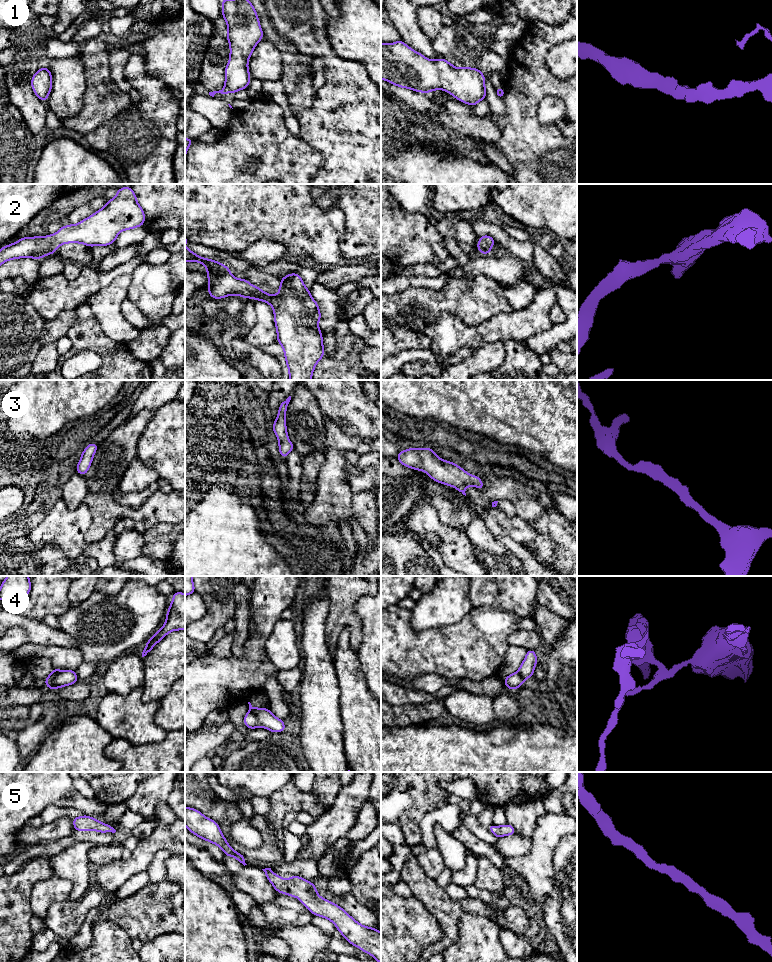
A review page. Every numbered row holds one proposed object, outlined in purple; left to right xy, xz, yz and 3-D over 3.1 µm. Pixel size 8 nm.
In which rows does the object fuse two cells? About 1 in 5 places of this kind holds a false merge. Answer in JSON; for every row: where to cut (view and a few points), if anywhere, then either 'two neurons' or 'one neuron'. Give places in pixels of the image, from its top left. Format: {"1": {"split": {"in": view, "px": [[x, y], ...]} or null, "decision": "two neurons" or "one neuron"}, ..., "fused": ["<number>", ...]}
{"1": {"split": null, "decision": "one neuron"}, "2": {"split": null, "decision": "one neuron"}, "3": {"split": null, "decision": "one neuron"}, "4": {"split": {"in": "xy", "px": [[60, 670], [53, 679], [53, 687], [51, 689]]}, "decision": "two neurons"}, "5": {"split": null, "decision": "one neuron"}, "fused": ["4"]}

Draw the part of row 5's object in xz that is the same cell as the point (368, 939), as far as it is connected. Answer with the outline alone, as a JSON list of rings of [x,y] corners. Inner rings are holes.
[[[271,868],[262,870],[277,892],[297,897],[315,916],[333,922],[349,943],[372,955],[376,962],[381,962],[381,932],[361,925],[340,906],[320,897],[310,881],[300,876],[290,876],[288,880],[284,880],[273,873]]]

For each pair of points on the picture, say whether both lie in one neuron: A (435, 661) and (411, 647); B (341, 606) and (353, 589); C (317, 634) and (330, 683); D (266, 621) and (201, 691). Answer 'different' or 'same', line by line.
A: same
B: same
C: same
D: same

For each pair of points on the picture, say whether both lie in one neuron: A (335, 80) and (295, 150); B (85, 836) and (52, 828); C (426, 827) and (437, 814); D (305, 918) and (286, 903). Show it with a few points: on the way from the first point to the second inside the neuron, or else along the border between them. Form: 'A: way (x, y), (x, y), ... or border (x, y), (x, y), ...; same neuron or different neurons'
A: border (299, 134), (305, 141), (315, 146), (321, 152); different neurons
B: border (75, 830), (69, 835), (49, 842); different neurons
C: way (428, 824), (434, 817); same neuron
D: way (300, 916), (291, 908); same neuron

